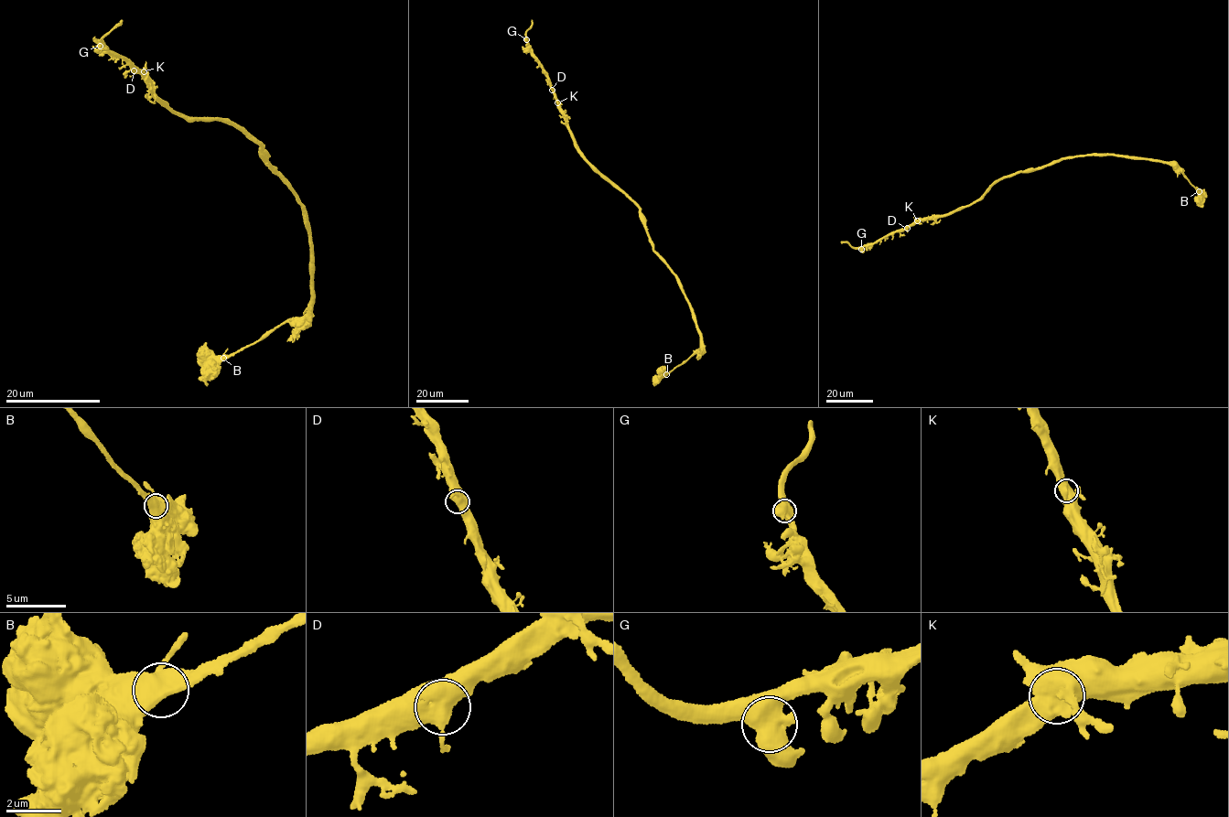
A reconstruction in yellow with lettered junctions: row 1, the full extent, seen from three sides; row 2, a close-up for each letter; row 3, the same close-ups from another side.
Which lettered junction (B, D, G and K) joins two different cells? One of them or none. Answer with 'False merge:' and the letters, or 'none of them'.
False merge: K

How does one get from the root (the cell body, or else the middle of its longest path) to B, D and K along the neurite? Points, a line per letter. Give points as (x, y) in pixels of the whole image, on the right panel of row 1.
B: (1025, 170), (1041, 168), (1079, 155), (1108, 154), (1171, 164), (1199, 191)
D: (1025, 170), (999, 180), (984, 196), (968, 205), (942, 215), (918, 218), (907, 228)
K: (1025, 170), (999, 180), (984, 196), (968, 205), (917, 220)

